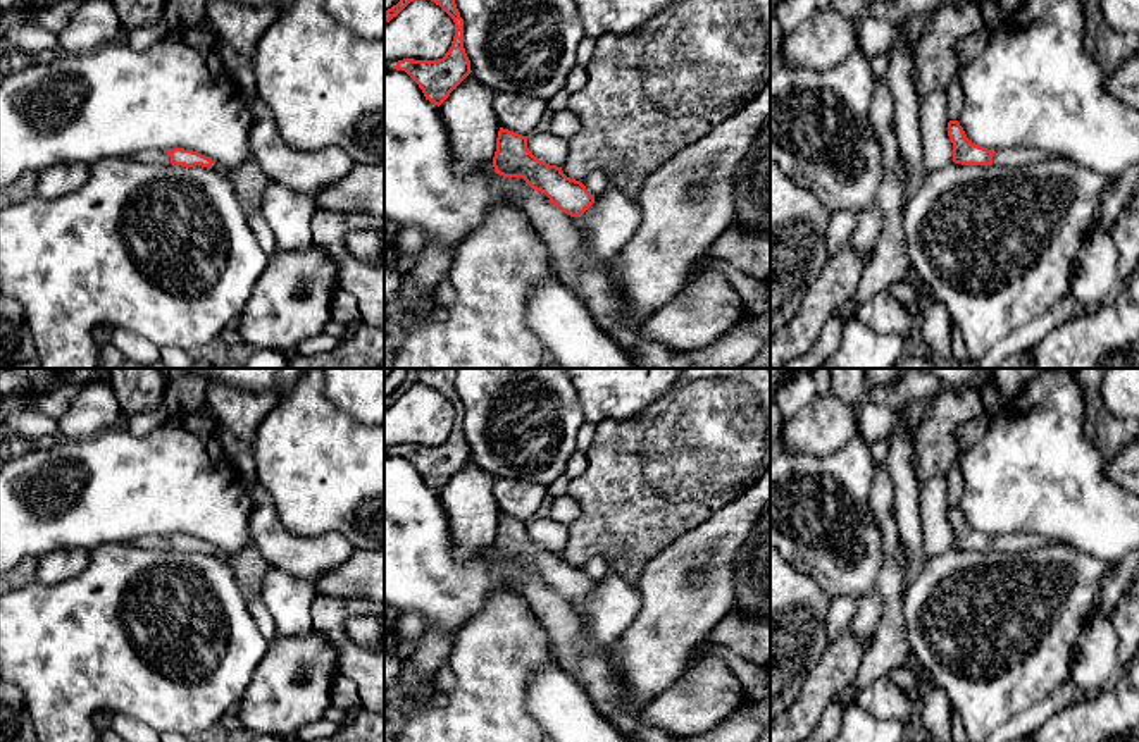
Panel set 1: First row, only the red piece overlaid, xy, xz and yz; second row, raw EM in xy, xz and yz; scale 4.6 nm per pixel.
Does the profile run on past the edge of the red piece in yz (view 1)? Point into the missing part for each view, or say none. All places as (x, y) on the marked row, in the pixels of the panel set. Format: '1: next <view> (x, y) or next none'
1: next yz (1019, 157)

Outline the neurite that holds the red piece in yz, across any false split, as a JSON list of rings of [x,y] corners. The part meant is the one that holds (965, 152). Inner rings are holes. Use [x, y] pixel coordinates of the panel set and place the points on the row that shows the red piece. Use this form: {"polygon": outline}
{"polygon": [[[958,121],[948,122],[948,136],[953,143],[953,162],[962,165],[1029,165],[1048,158],[1041,150],[993,151],[972,143]]]}

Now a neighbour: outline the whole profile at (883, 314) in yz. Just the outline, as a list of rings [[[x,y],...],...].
[[[882,291],[858,306],[856,318],[877,334],[898,334],[908,339],[918,324],[889,291]]]

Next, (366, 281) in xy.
[[[317,208],[310,229],[314,243],[338,263],[339,286],[357,300],[364,324],[384,331],[384,244],[376,263],[355,258],[346,248],[352,231],[376,229],[384,236],[384,215]]]

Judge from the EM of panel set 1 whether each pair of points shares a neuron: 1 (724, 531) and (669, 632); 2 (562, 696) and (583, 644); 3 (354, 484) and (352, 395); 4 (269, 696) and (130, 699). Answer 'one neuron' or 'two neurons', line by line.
1: one neuron
2: one neuron
3: two neurons
4: two neurons

